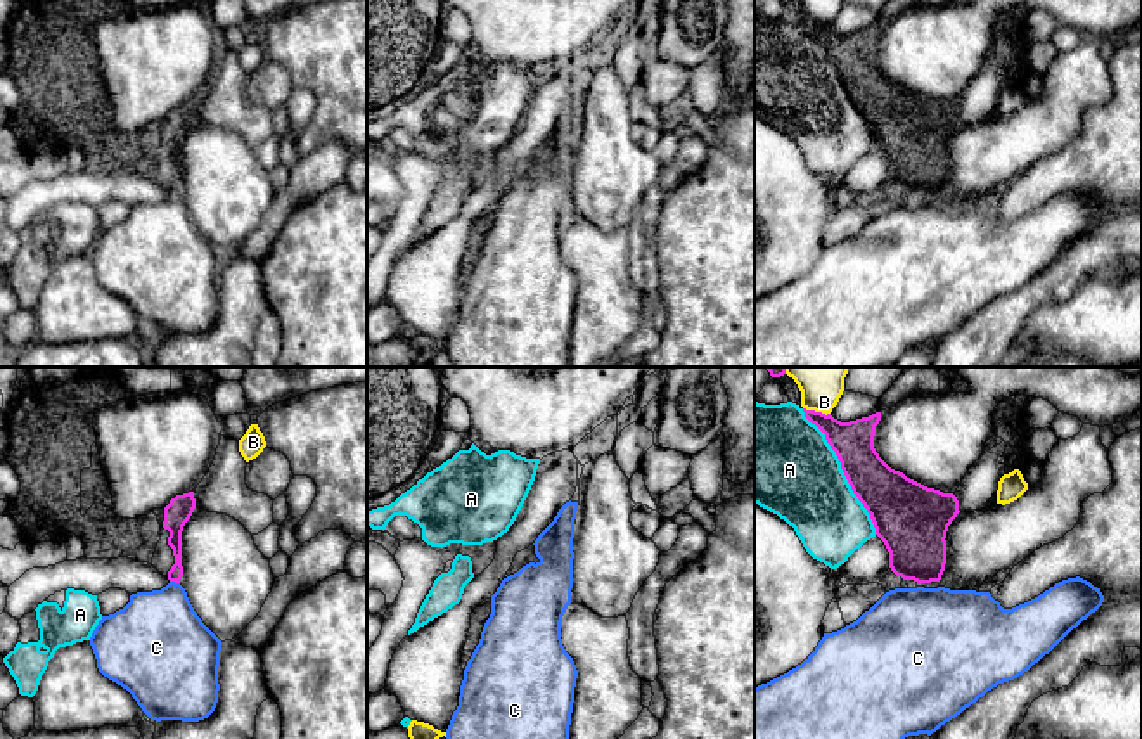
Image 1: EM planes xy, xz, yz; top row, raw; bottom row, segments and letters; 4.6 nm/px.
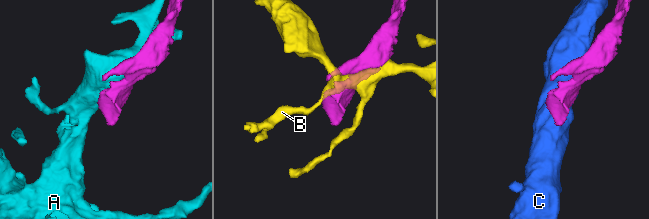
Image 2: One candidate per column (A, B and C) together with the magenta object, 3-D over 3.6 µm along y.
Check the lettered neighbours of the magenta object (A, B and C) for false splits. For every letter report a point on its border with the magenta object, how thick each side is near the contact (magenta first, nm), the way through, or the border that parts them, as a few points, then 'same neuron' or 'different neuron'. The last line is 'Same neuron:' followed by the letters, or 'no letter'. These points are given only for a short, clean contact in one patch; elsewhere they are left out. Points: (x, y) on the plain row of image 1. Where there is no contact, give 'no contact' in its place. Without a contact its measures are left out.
A: yz (843, 83) | 240/420 nm | different neuron
B: yz (817, 25) | 190/110 nm | different neuron
C: xy (175, 194) | 70/380 nm | same neuron
Same neuron: C

